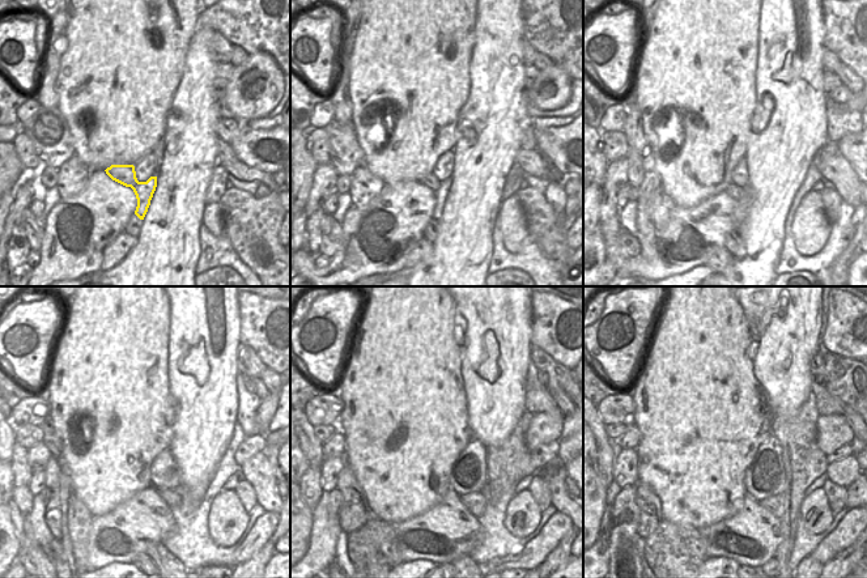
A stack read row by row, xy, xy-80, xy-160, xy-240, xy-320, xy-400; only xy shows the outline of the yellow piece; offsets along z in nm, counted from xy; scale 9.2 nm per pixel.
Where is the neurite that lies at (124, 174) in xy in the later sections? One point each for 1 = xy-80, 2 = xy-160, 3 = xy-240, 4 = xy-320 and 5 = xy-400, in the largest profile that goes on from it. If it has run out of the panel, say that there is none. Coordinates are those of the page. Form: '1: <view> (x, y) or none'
1: xy-80 (441, 190)
2: xy-160 (743, 195)
3: xy-240 (173, 497)
4: xy-320 (476, 501)
5: xy-400 (776, 504)

